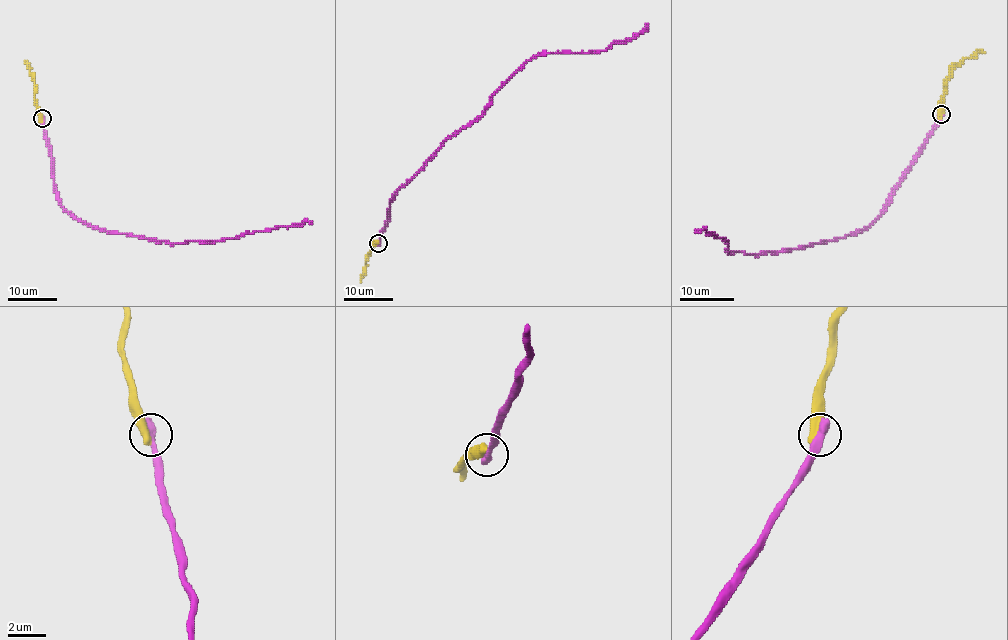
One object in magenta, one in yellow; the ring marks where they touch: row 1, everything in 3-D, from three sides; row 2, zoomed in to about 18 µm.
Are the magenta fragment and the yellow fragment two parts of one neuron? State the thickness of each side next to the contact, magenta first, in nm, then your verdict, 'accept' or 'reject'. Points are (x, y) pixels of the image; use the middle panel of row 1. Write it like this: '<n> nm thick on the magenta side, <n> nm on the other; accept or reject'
500 nm thick on the magenta side, 600 nm on the other; reject

